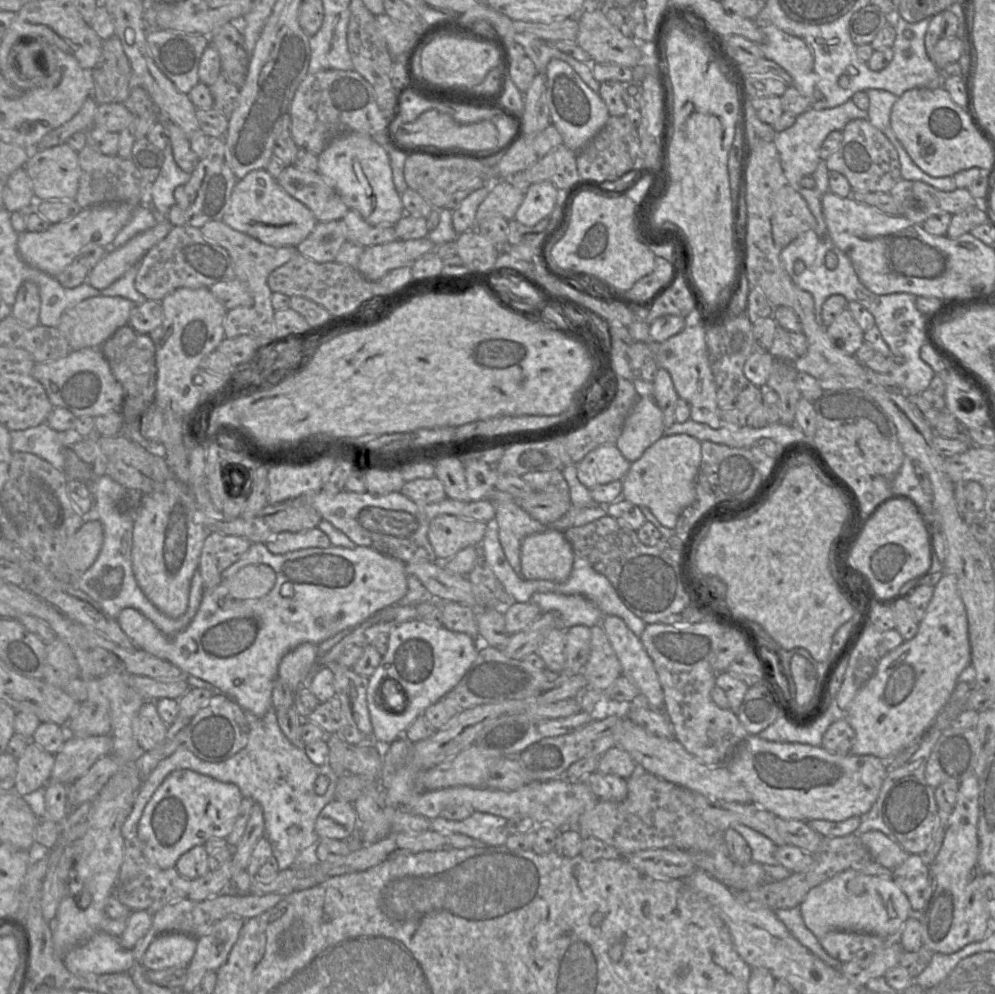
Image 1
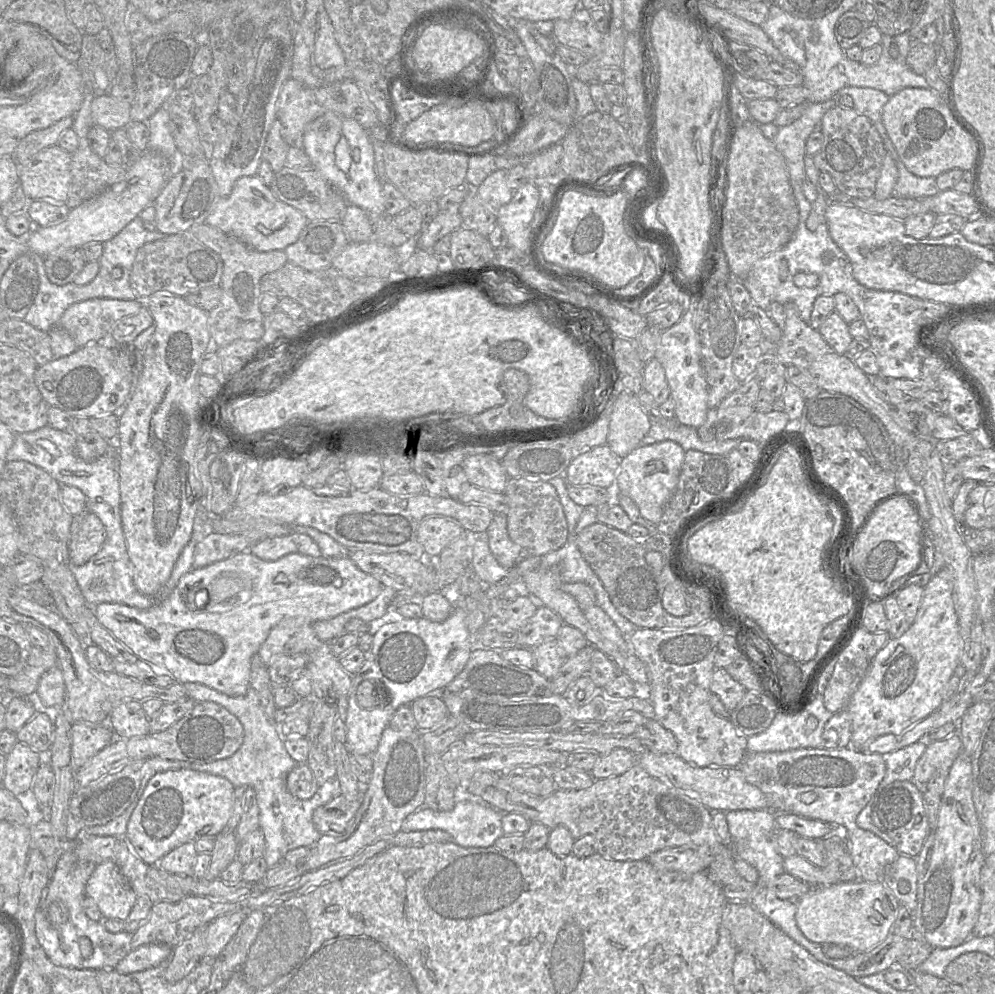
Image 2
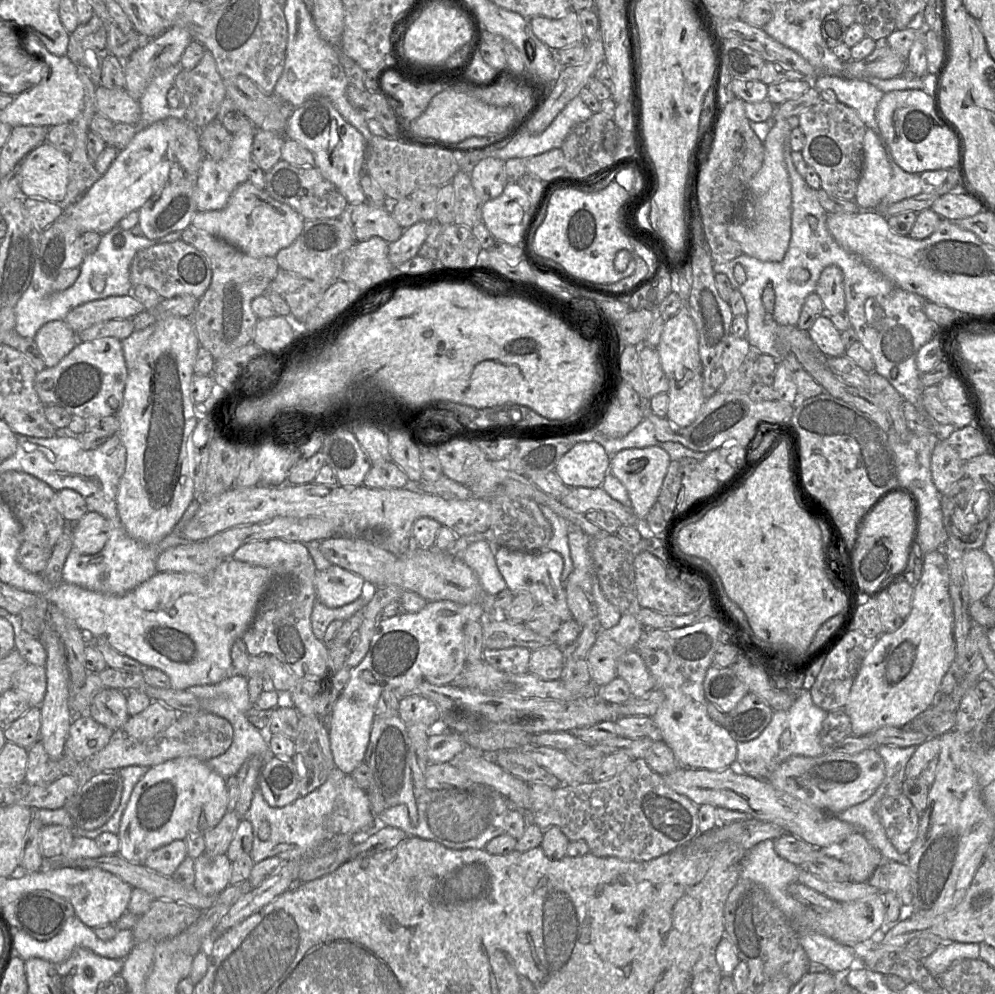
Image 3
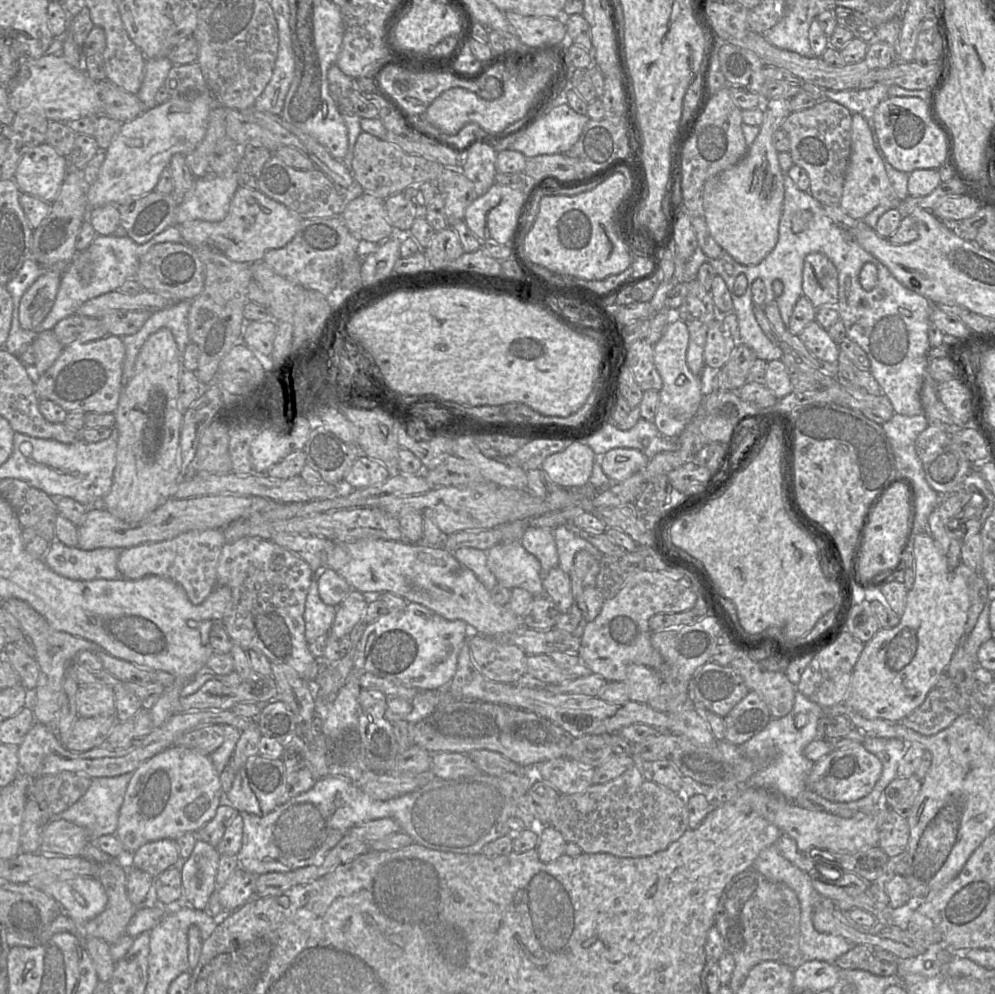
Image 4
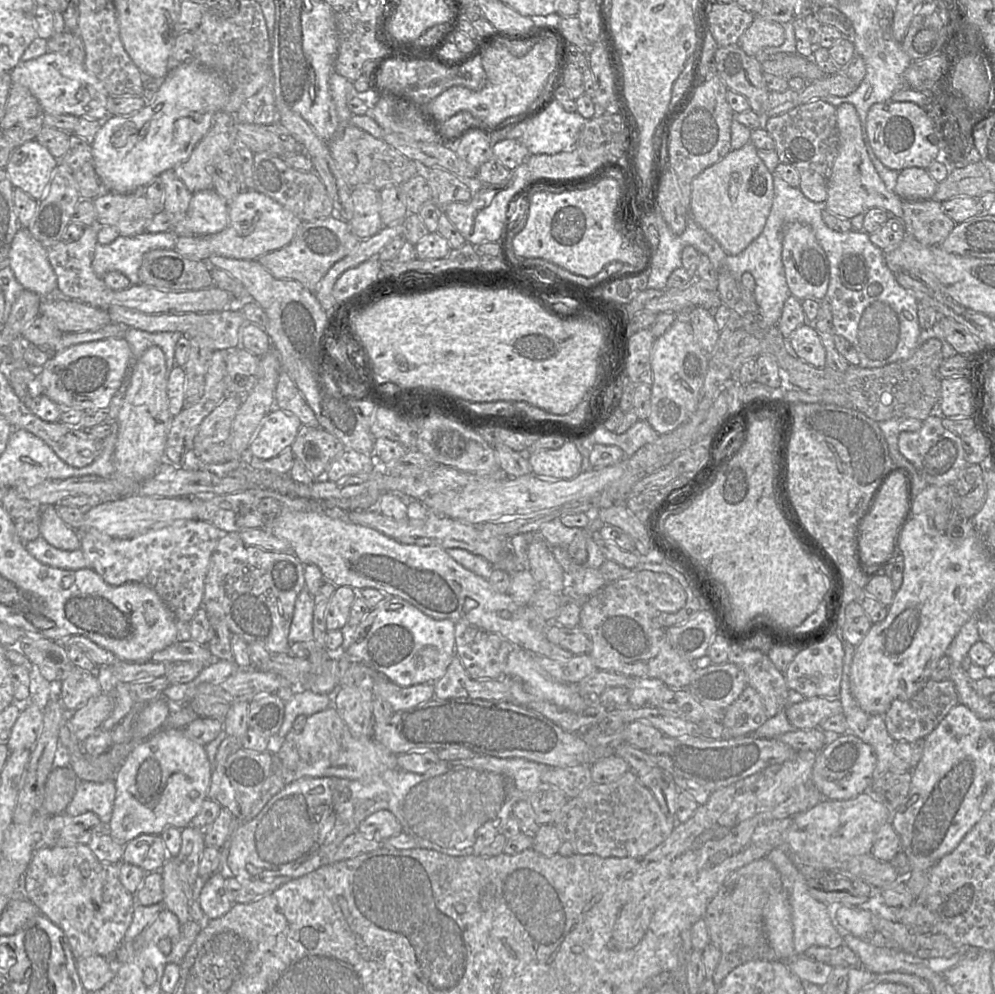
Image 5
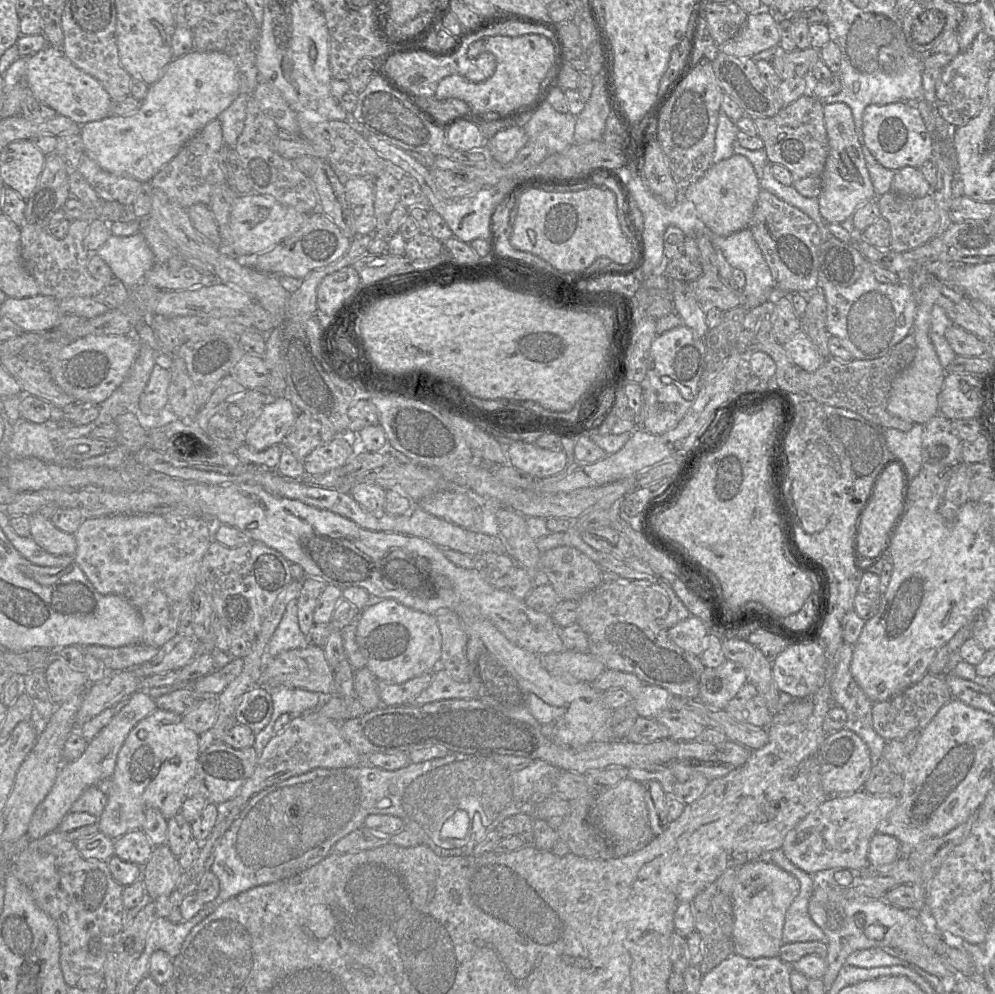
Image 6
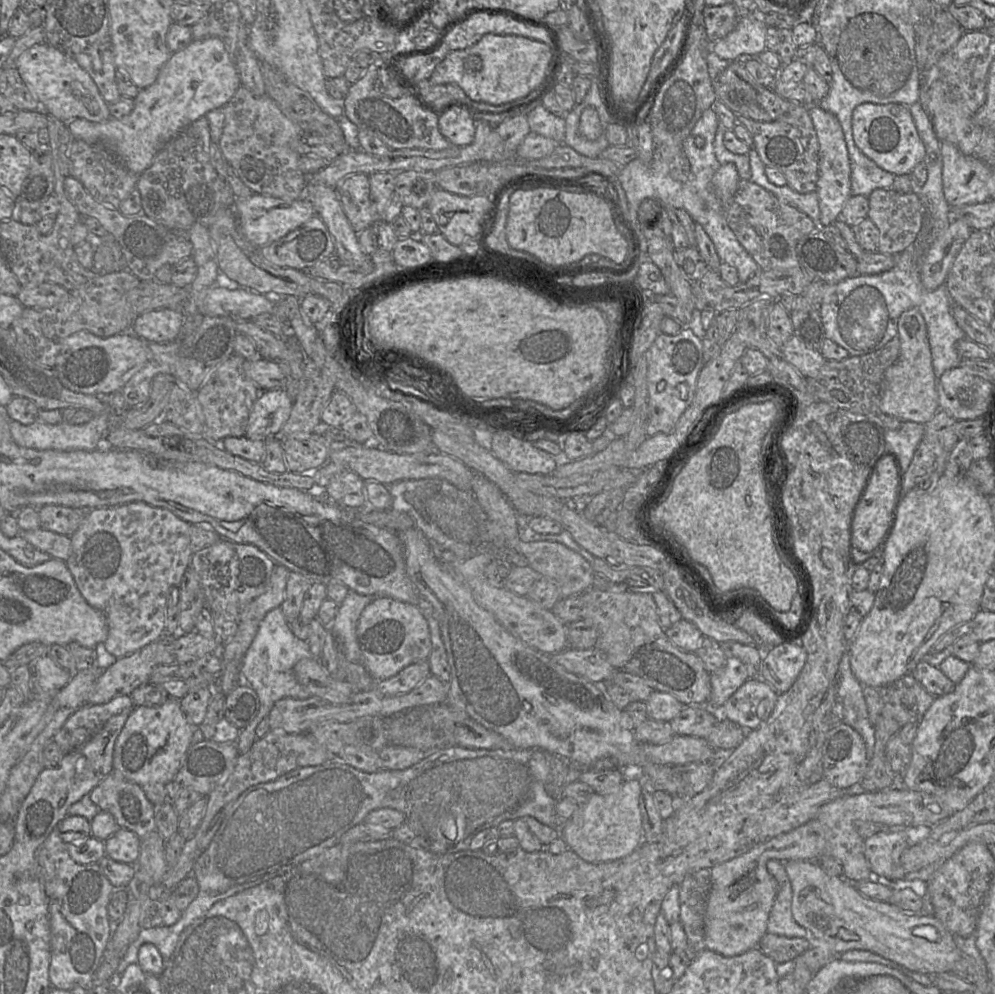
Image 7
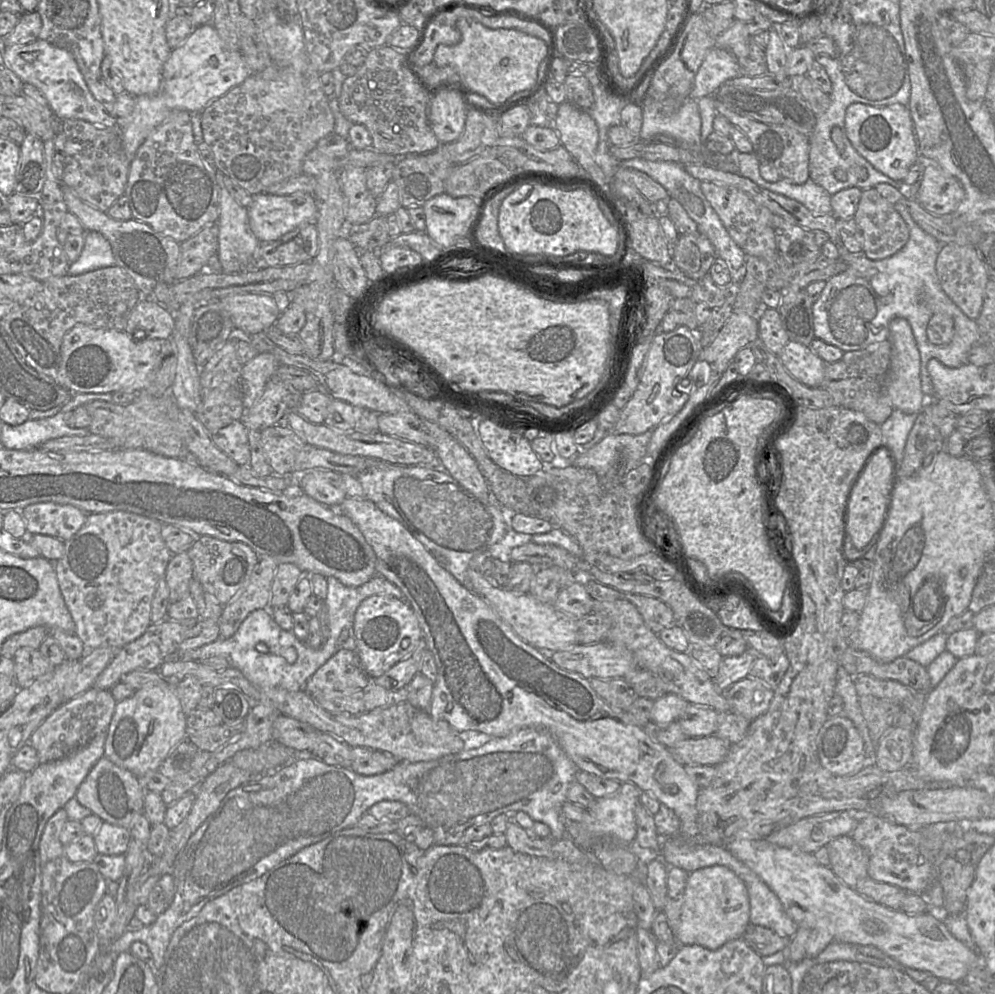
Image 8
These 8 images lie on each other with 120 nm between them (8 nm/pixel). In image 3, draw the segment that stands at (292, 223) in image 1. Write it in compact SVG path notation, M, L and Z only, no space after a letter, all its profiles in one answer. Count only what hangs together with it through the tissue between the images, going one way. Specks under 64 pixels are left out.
M248 180L236 187L223 209L197 211L191 226L228 242L251 257L261 258L275 257L281 249L289 247L301 233L305 221L290 206L275 200Z

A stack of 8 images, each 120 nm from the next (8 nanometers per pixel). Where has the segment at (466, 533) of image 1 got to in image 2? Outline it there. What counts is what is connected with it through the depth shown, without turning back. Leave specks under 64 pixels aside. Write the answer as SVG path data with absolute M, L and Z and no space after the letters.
M431 516L420 522L417 539L426 555L438 557L447 545L464 533L465 530L456 520Z

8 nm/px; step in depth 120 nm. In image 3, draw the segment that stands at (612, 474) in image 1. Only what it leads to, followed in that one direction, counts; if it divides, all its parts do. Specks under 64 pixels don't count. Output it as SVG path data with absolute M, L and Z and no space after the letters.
M595 441L575 444L561 457L555 473L568 487L601 487L610 471L611 456Z

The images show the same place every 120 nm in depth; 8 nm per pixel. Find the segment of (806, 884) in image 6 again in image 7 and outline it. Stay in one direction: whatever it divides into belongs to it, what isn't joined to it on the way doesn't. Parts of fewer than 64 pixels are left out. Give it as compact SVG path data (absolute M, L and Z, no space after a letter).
M772 859L767 862L766 867L779 884L778 892L769 914L767 931L789 938L805 938L812 945L814 943L812 934L800 926L793 918L791 910L792 887L785 871L784 862Z

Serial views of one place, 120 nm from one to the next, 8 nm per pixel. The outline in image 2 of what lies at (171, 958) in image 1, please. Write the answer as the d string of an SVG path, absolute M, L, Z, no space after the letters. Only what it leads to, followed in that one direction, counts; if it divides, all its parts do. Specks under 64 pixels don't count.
M147 944L132 949L115 966L115 970L121 974L132 974L143 971L167 962L172 955L173 948L164 944Z

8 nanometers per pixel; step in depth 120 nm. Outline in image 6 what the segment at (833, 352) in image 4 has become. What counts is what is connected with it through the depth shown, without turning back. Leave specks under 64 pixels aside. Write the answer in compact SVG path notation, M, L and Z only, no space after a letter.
M802 330L797 331L784 348L794 364L807 372L816 371L826 360Z

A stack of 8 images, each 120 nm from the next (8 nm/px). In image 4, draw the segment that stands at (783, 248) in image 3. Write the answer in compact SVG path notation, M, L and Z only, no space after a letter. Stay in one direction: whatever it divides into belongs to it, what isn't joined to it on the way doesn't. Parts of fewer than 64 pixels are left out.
M790 98L768 99L762 107L763 122L746 155L733 167L708 179L703 187L703 209L710 234L724 251L745 265L759 264L774 249L778 241L784 202L784 172L778 161L778 151L773 145L773 135L781 129L783 121L792 113Z

